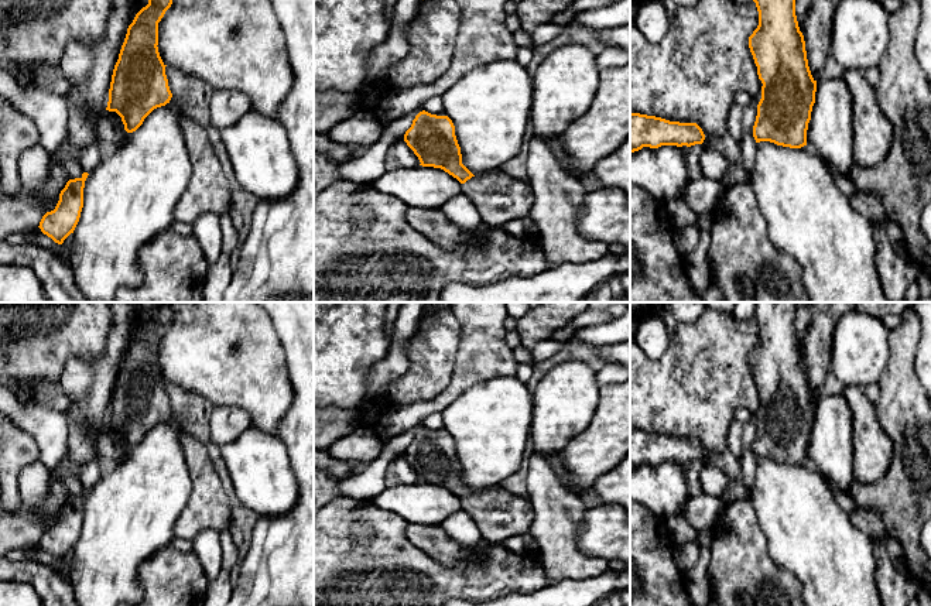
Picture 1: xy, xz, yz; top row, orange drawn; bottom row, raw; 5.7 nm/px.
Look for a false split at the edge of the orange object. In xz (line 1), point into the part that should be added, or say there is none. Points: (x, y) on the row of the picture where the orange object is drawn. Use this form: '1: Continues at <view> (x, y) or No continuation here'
1: Continues at xz (499, 198)

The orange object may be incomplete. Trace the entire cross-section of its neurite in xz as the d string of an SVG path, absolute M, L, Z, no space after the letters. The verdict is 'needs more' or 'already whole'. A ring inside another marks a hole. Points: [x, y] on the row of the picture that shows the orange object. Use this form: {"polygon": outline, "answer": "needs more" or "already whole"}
{"polygon": "M420 112L404 134L422 167L441 168L462 184L462 194L478 208L482 225L499 227L527 218L535 196L528 182L502 170L473 175L463 164L455 126L448 116Z", "answer": "needs more"}

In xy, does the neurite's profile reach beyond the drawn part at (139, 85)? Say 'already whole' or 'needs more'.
already whole

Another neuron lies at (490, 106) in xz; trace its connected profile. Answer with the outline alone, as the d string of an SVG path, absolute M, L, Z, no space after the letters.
M516 59L469 71L441 97L455 126L462 164L473 174L499 171L524 141L534 79Z

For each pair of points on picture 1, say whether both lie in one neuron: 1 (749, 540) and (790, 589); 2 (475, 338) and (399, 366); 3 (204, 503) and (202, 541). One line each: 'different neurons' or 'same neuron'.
1: same neuron
2: different neurons
3: different neurons

